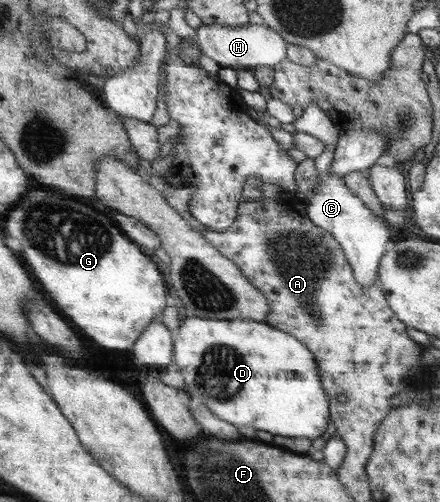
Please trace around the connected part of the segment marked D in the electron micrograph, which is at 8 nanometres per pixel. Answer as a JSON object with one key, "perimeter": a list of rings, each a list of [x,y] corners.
{"perimeter":[[[185,318],[175,336],[175,362],[185,382],[183,394],[190,392],[188,397],[200,400],[218,418],[236,426],[312,441],[326,436],[326,427],[331,420],[331,396],[323,386],[314,354],[295,335],[252,319]]]}

